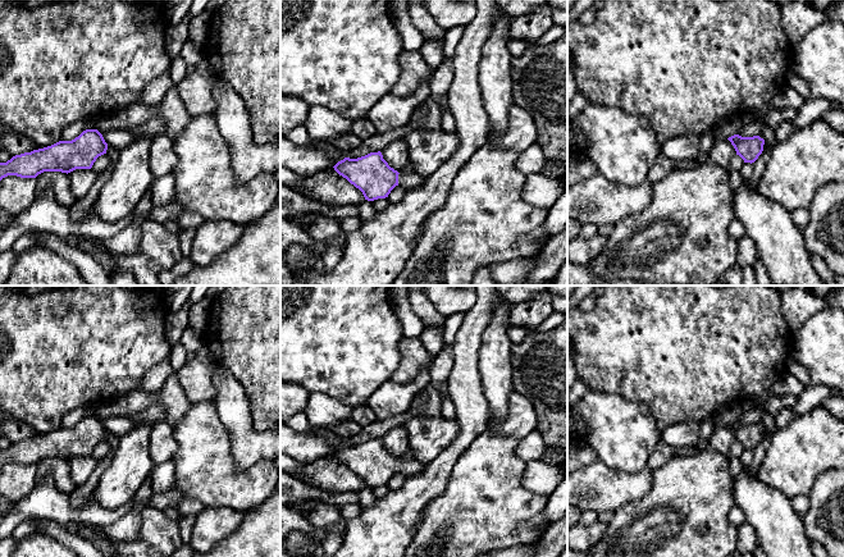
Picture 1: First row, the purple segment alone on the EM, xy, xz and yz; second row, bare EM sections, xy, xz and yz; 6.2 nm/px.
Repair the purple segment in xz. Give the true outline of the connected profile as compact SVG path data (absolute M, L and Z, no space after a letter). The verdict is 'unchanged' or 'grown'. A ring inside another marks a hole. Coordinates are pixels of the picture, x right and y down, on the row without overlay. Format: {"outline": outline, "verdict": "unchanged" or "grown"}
{"outline": "M380 438L357 446L345 444L333 455L359 475L368 488L388 484L396 472L409 478L420 474L425 467L425 464L414 458L400 461L388 452Z", "verdict": "grown"}

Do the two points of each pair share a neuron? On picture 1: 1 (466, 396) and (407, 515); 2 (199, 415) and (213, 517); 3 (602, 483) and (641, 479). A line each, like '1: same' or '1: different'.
1: same
2: different
3: same

